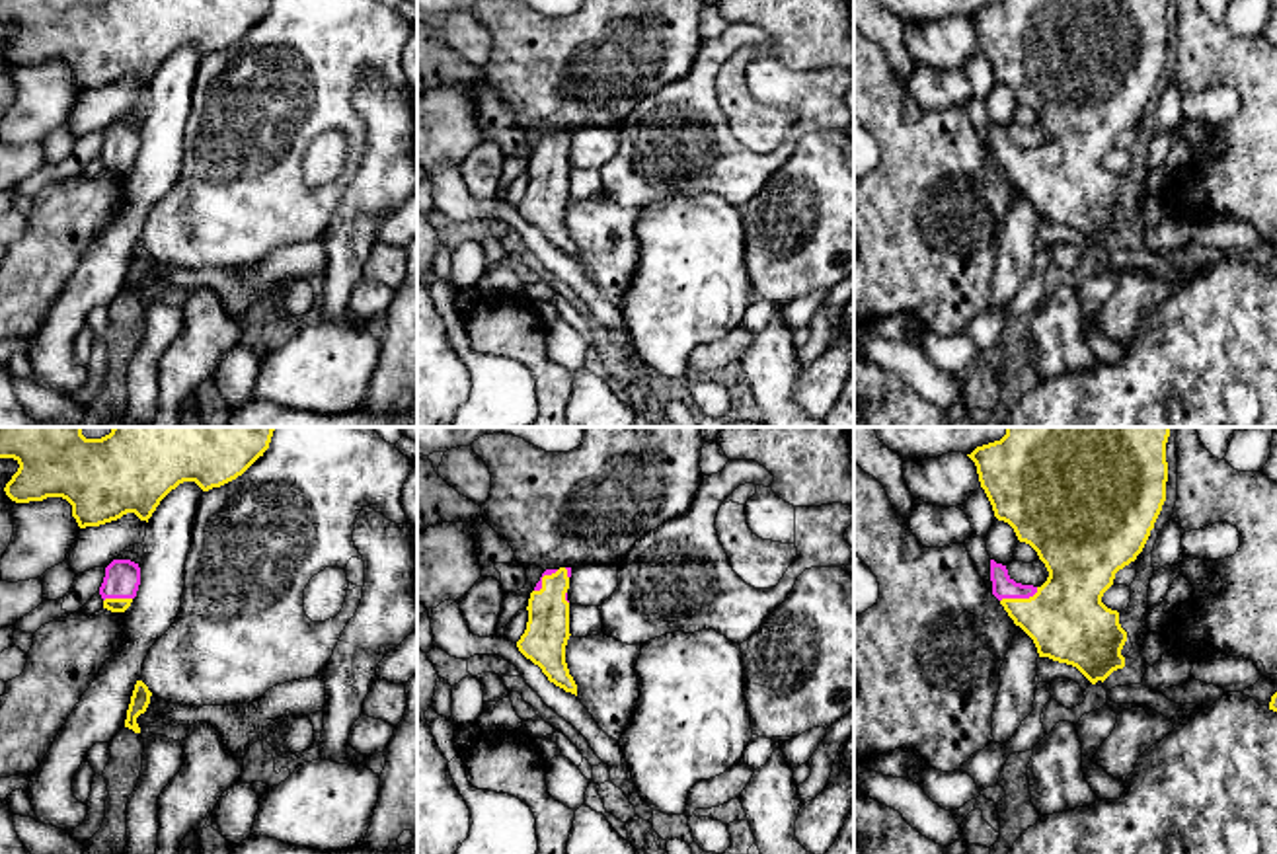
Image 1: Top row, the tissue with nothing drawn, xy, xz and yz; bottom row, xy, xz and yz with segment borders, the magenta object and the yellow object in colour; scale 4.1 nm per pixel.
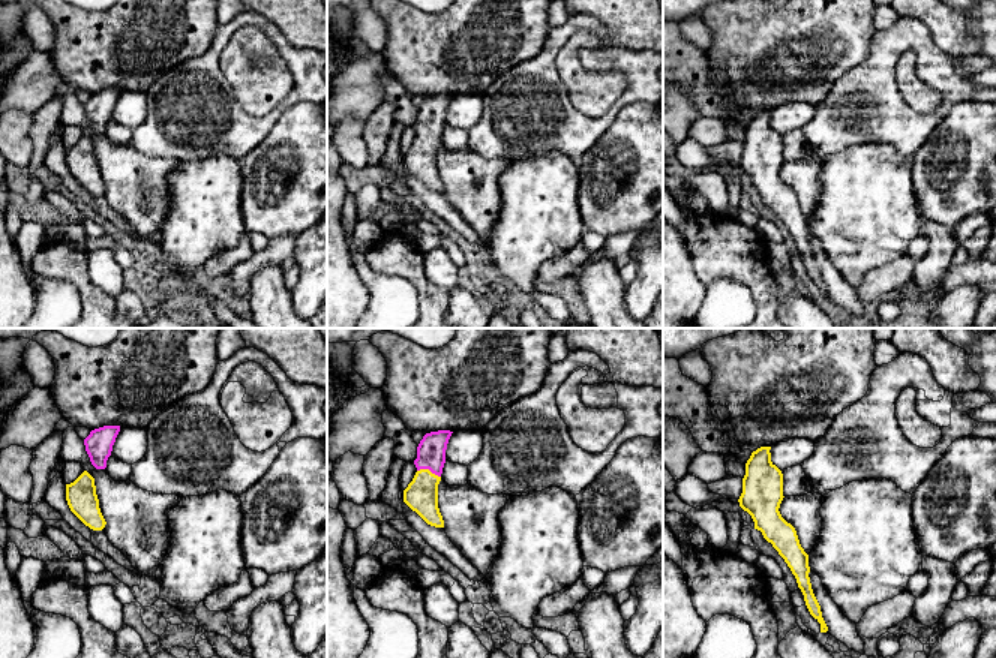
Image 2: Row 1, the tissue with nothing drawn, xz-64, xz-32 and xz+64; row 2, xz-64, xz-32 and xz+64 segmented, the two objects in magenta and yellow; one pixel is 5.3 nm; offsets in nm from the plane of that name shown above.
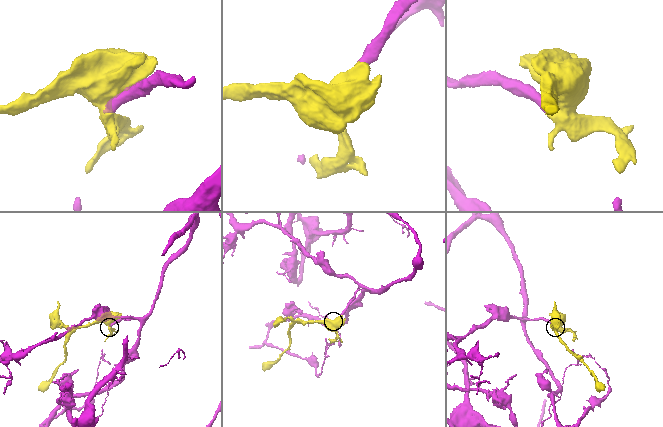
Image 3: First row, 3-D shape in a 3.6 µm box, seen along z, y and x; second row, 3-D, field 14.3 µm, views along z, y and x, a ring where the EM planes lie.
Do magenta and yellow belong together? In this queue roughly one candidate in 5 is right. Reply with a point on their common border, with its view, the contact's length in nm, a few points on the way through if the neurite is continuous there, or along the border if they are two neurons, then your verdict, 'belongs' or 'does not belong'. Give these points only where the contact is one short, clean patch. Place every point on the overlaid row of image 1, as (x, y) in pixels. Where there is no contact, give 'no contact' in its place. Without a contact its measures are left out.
yz (1020, 597) | 170 nm | belongs

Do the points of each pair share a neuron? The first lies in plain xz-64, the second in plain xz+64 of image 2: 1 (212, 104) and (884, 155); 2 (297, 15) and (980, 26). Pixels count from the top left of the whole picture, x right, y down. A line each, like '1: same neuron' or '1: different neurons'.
1: different neurons
2: different neurons

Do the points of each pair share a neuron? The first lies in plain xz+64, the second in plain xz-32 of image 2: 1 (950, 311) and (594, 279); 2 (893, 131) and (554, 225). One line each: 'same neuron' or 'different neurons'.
1: different neurons
2: different neurons

